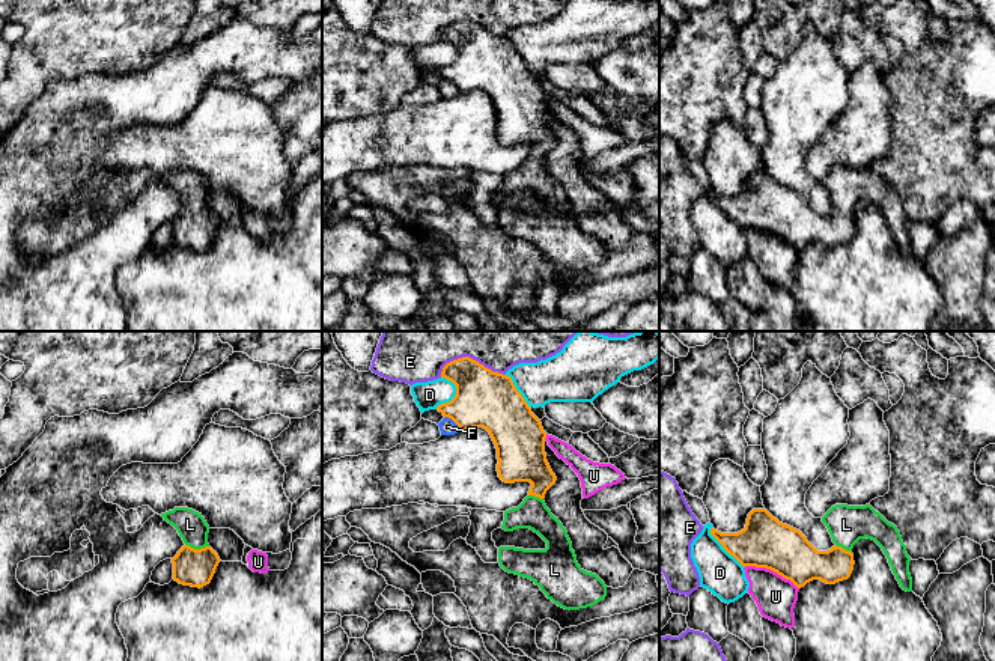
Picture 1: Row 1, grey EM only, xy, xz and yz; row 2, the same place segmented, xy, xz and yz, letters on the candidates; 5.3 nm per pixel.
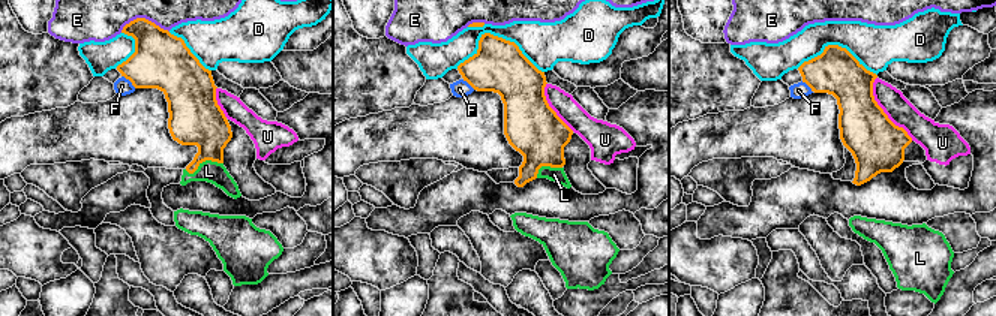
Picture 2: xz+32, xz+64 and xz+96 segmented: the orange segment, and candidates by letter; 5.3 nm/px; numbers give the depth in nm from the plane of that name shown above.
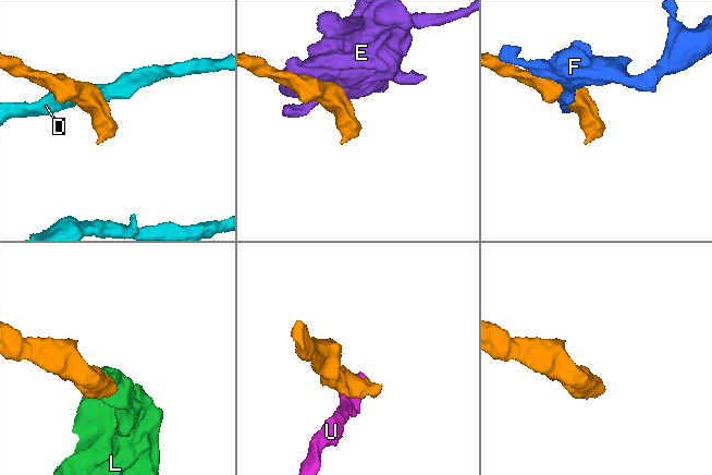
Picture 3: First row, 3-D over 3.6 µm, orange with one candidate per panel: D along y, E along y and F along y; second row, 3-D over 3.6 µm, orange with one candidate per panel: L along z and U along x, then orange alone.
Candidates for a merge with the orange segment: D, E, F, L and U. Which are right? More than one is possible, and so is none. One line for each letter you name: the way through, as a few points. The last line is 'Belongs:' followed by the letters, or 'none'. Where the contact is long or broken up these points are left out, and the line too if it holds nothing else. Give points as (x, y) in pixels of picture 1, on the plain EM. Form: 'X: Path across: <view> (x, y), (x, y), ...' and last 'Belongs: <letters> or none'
L: Path across: xy (196, 231), (197, 213), (190, 187)
Belongs: L

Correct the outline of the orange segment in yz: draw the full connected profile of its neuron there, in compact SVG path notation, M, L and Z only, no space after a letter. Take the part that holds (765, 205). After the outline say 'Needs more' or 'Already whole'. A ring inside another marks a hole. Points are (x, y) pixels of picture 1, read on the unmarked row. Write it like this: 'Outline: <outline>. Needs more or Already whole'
Outline: M835 167L822 185L835 206L828 214L817 214L799 193L780 185L766 172L753 172L745 191L738 196L721 196L712 190L710 197L744 230L771 232L798 251L813 242L826 247L847 242L855 227L852 211L867 200L882 211L900 250L912 254L911 220L900 194L870 167Z. Needs more

